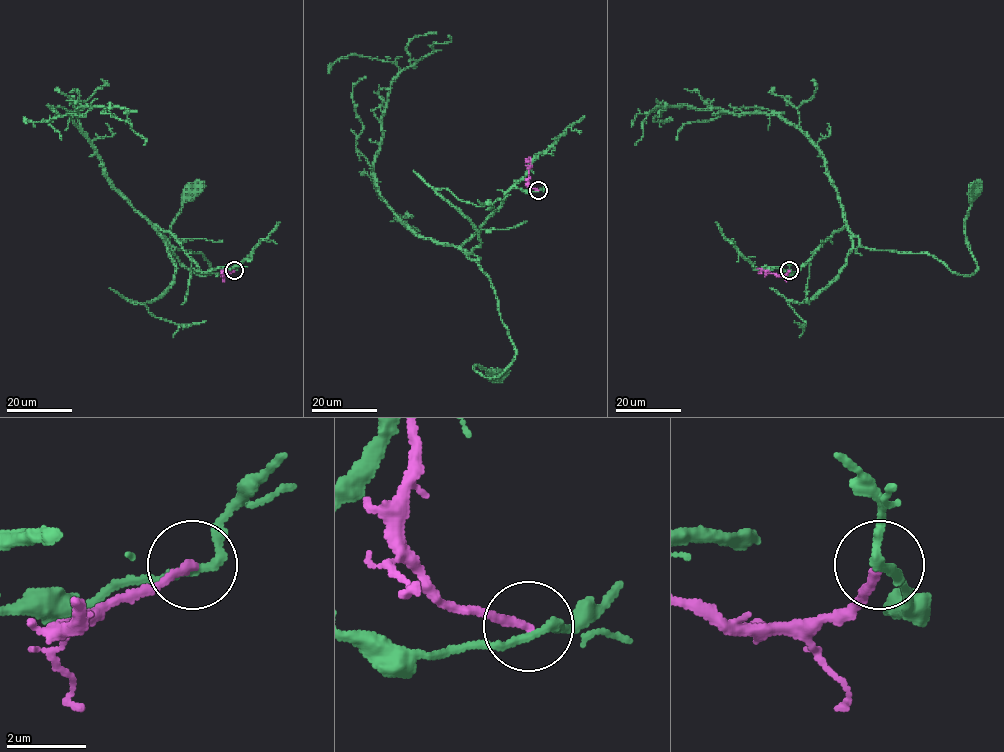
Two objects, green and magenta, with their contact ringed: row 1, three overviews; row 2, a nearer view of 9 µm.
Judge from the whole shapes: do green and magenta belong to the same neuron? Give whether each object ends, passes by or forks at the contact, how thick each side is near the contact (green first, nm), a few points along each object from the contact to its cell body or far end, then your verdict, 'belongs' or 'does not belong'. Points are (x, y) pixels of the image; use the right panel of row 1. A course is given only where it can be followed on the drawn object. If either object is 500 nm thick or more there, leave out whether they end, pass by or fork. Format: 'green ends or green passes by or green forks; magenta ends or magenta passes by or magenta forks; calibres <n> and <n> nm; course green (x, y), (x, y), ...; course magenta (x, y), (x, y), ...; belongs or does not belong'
green passes by; magenta ends; calibres 220 and 220 nm; course green (790, 270), (798, 271), (846, 226), (862, 246), (926, 253), (971, 275), (976, 263), (965, 222), (974, 192); course magenta (789, 270), (782, 275), (763, 269), (762, 274); does not belong

